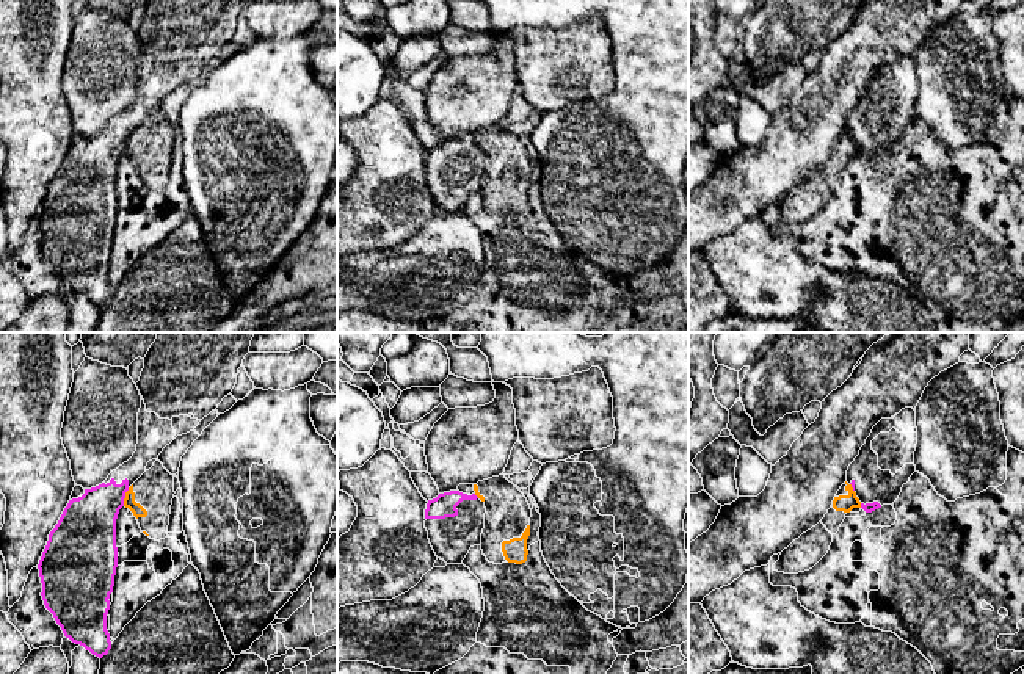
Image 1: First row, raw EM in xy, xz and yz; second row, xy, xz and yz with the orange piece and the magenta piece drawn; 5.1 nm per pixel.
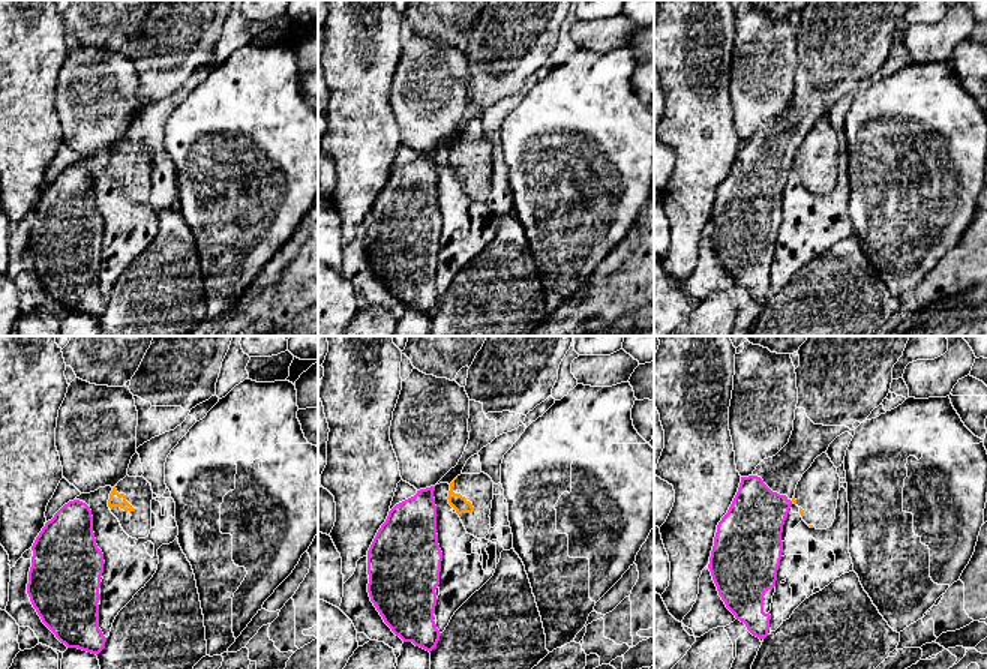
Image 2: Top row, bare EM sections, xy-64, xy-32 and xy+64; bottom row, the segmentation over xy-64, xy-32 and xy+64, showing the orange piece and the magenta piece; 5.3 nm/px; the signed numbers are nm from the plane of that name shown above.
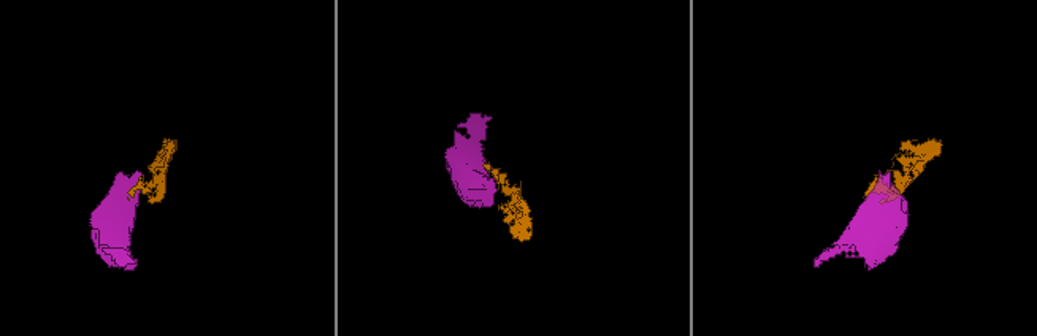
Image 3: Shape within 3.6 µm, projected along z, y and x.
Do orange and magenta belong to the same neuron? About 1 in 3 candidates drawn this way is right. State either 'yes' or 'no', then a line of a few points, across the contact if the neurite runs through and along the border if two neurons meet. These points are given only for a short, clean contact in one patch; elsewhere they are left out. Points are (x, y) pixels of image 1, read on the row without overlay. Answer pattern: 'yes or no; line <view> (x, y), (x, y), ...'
no; line xy (129, 137), (123, 154)

